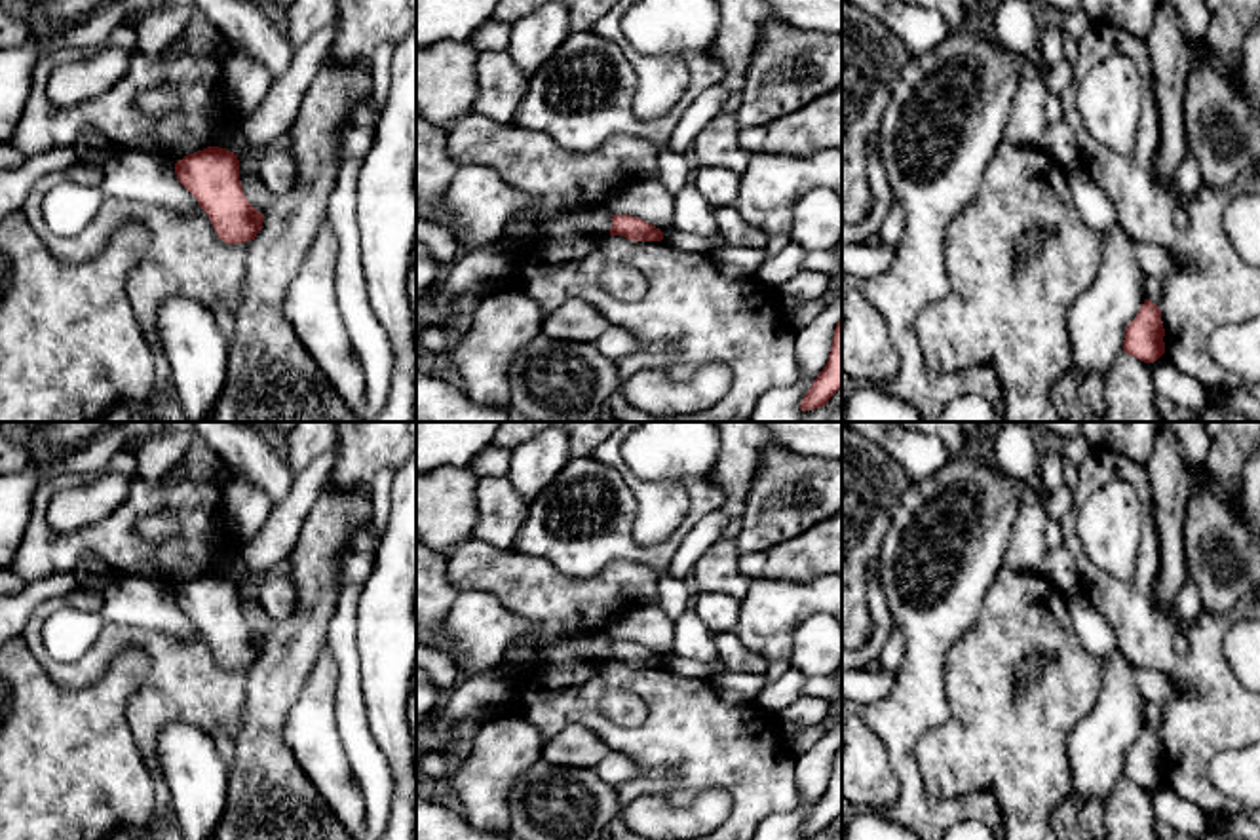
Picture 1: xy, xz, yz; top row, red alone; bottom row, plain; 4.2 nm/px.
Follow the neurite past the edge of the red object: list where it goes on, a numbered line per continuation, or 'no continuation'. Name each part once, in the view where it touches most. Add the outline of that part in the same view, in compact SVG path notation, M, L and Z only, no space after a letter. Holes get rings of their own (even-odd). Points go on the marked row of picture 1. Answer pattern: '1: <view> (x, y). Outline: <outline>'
no continuation

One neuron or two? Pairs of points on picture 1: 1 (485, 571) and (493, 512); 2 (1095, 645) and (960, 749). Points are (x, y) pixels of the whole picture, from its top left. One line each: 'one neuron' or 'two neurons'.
1: two neurons
2: two neurons

